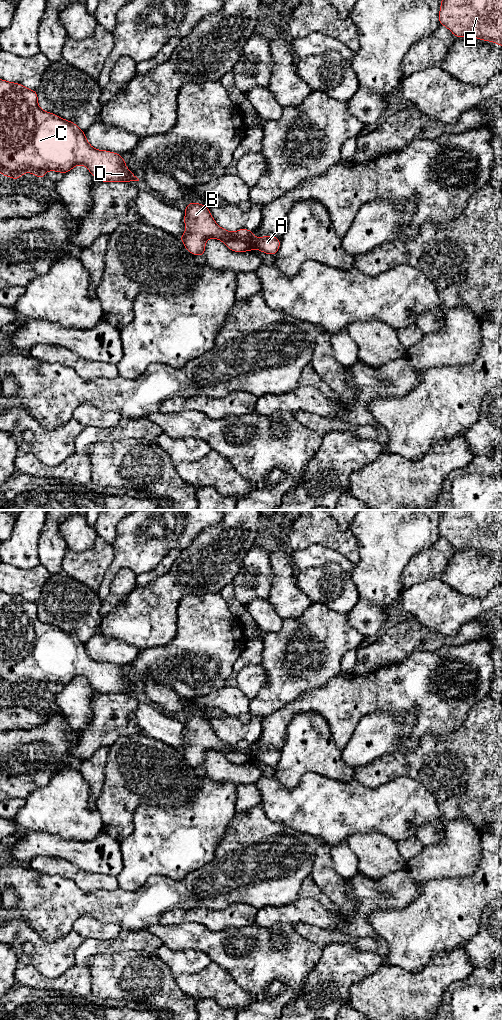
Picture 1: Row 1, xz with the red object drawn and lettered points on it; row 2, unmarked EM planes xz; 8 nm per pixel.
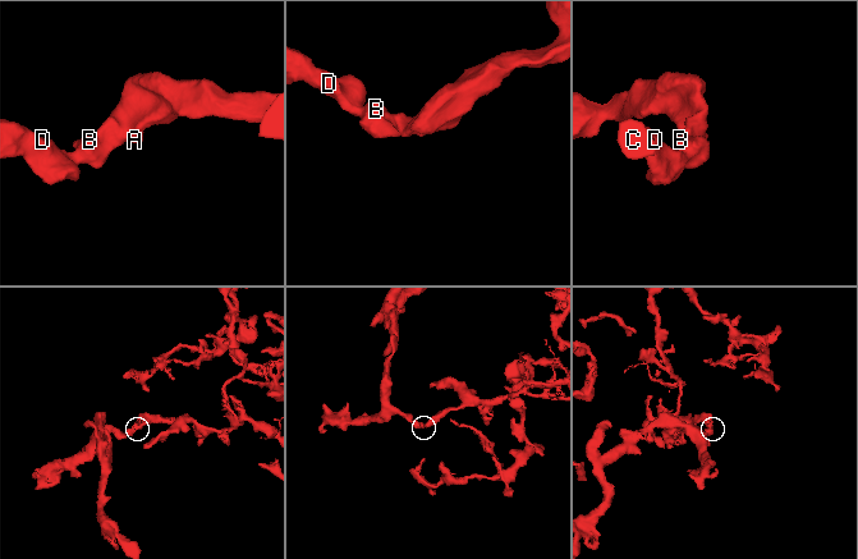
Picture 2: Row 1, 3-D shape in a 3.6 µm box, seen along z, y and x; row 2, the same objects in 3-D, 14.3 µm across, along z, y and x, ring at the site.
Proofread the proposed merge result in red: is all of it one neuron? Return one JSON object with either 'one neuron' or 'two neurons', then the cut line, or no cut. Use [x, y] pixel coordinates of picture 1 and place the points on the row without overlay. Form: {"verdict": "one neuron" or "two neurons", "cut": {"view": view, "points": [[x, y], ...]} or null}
{"verdict": "two neurons", "cut": {"view": "xz", "points": [[233, 744], [236, 749], [242, 751], [248, 757], [249, 761]]}}

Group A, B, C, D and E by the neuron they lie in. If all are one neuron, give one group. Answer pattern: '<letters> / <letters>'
A E / B C D

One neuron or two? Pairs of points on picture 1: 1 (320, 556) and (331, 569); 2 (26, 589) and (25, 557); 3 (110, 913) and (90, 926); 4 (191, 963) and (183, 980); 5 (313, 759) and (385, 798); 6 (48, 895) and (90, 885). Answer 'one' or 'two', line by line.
1: two
2: two
3: two
4: two
5: two
6: two

